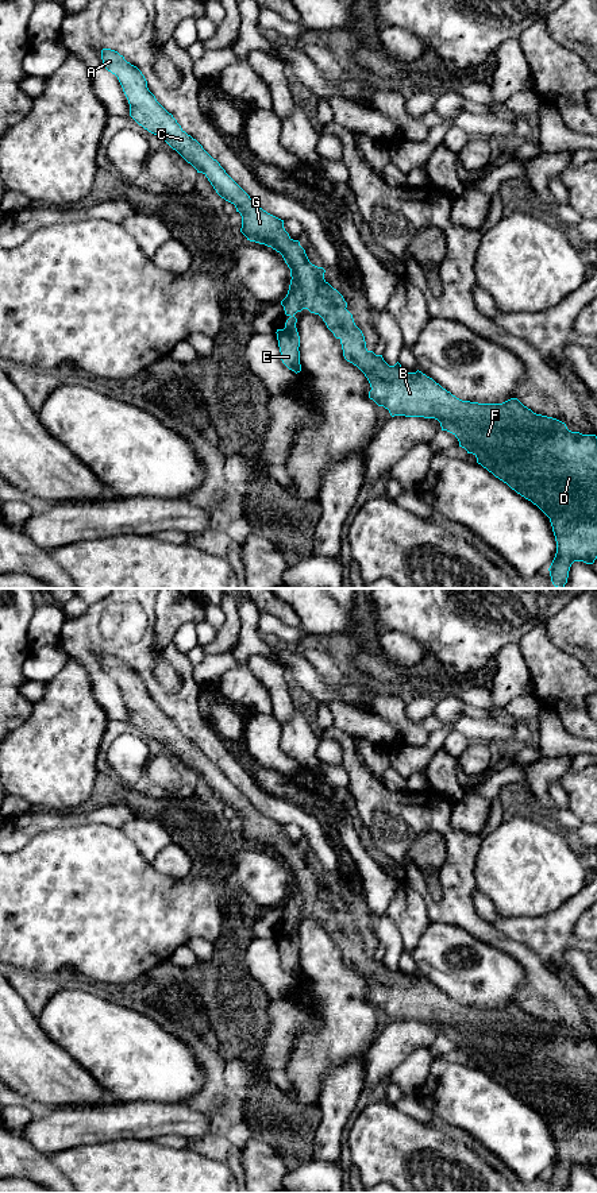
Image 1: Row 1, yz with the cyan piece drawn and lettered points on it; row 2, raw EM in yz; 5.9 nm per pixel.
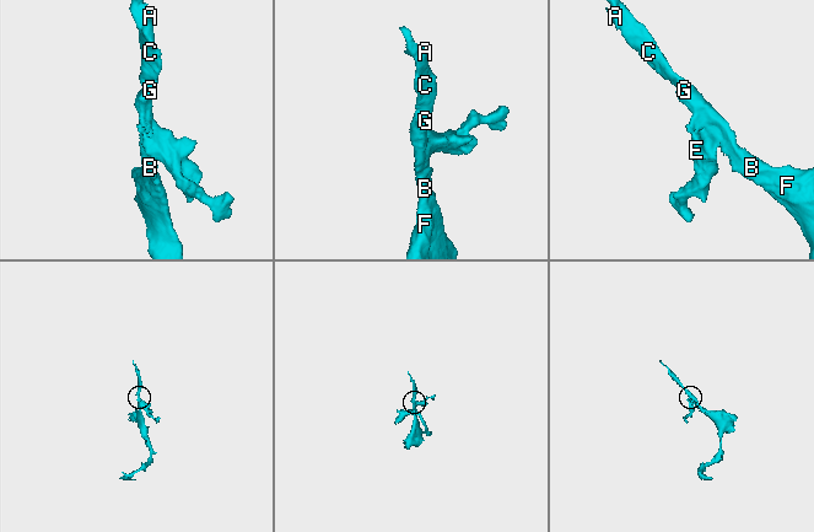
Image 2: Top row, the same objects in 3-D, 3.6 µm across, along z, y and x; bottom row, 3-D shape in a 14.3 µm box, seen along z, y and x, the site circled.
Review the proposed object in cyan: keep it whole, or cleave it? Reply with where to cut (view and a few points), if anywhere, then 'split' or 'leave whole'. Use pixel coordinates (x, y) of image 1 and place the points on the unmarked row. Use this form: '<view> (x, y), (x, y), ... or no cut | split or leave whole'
no cut | leave whole

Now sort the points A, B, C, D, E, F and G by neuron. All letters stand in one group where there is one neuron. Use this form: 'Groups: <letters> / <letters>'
Groups: A B C D E F G

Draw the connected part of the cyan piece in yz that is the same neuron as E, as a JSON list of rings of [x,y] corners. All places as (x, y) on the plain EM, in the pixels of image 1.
[[[111,653],[101,655],[104,672],[115,679],[130,709],[130,721],[149,737],[162,742],[197,777],[203,777],[216,798],[235,810],[242,821],[240,837],[250,846],[265,849],[280,857],[290,873],[290,889],[281,906],[289,922],[284,934],[277,934],[277,945],[282,968],[296,978],[301,976],[300,941],[294,919],[303,914],[319,919],[327,933],[340,945],[343,961],[357,970],[367,982],[371,995],[369,1003],[389,1015],[390,1020],[435,1023],[442,1035],[452,1038],[459,1051],[477,1062],[477,1067],[507,1088],[512,1094],[536,1109],[548,1123],[556,1146],[556,1158],[548,1173],[556,1193],[567,1188],[574,1166],[593,1169],[597,1163],[597,1041],[571,1036],[566,1028],[547,1020],[536,1019],[517,1003],[502,1008],[478,1008],[462,1005],[443,993],[421,976],[408,977],[397,966],[389,970],[382,960],[366,953],[362,935],[355,930],[353,919],[346,914],[343,900],[326,884],[323,872],[312,869],[300,850],[284,833],[284,825],[259,812],[250,800],[226,777],[203,750],[188,740],[149,695],[142,676]]]

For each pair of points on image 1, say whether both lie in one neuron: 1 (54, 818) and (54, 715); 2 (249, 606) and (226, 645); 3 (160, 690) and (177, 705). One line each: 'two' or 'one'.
1: two
2: two
3: one

